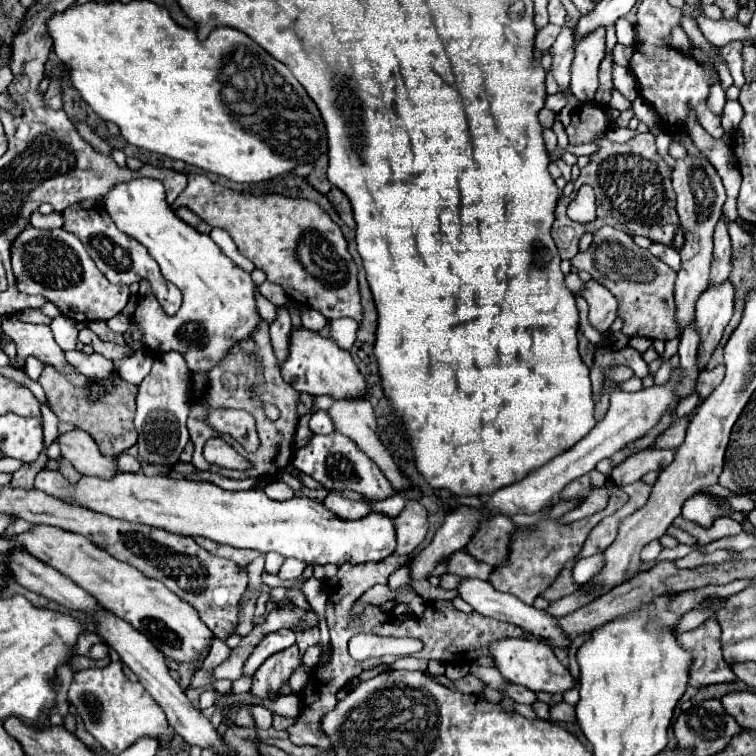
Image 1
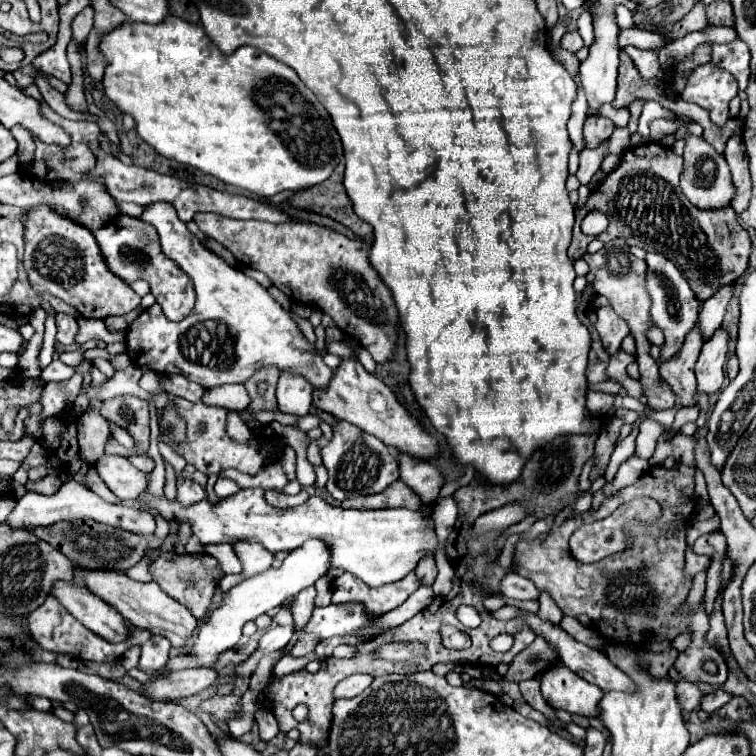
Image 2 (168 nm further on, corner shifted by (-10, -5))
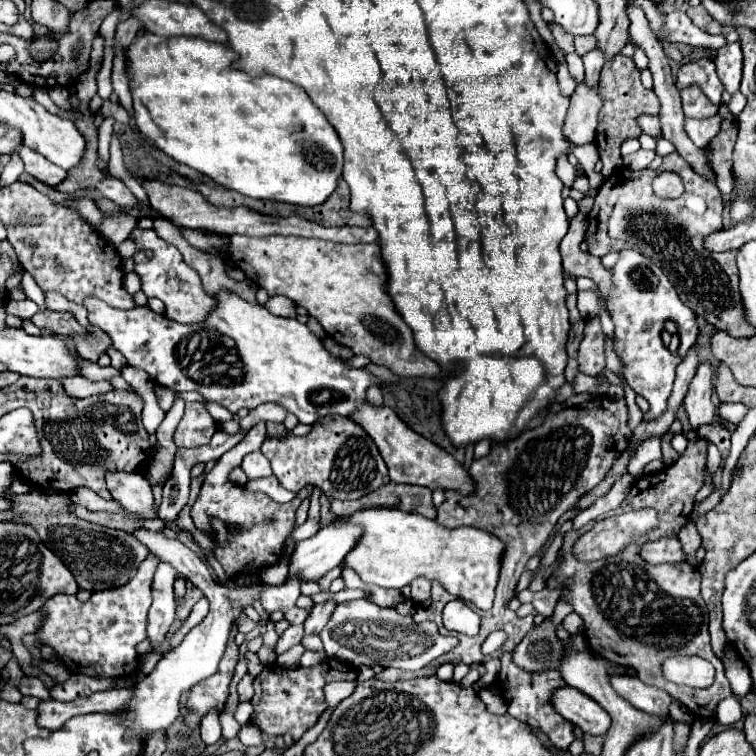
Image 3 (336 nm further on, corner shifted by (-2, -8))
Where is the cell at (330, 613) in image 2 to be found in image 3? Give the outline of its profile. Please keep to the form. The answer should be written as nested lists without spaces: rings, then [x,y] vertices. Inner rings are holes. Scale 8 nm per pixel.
[[[367,599],[339,603],[331,621],[323,629],[323,647],[327,655],[349,663],[351,667],[381,665],[417,671],[449,653],[457,643],[457,637],[441,635],[433,621],[415,623],[411,617],[399,615],[393,607],[379,607]]]

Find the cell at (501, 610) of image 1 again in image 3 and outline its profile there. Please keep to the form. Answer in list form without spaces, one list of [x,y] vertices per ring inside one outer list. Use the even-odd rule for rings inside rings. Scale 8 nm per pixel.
[[[609,675],[609,681],[613,689],[633,707],[657,717],[669,715],[669,705],[673,703],[673,697],[667,691],[645,685],[637,677],[629,677],[629,675]]]

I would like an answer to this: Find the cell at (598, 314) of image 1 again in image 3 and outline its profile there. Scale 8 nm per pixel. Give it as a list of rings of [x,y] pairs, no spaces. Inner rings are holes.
[[[589,319],[585,323],[585,333],[579,345],[579,371],[585,375],[599,375],[605,369],[605,345],[603,345],[603,331],[599,319]]]

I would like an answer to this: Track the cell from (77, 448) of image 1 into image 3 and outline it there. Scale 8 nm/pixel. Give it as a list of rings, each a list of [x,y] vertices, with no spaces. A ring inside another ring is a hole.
[[[107,473],[107,487],[121,507],[141,519],[157,519],[151,483],[139,473]]]

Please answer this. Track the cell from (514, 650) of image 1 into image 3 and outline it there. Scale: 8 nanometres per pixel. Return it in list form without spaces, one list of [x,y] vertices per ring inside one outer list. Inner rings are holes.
[[[561,687],[553,693],[551,701],[555,711],[575,727],[579,727],[583,733],[605,735],[611,725],[611,717],[607,715],[607,711],[601,709],[599,703],[595,703],[591,697],[573,687]]]

